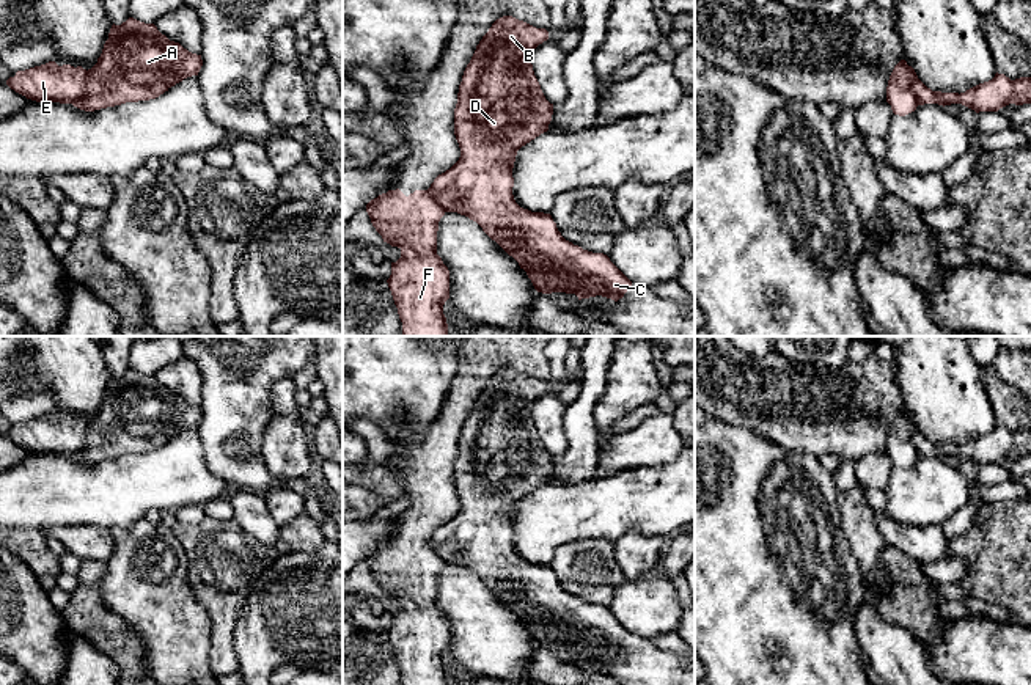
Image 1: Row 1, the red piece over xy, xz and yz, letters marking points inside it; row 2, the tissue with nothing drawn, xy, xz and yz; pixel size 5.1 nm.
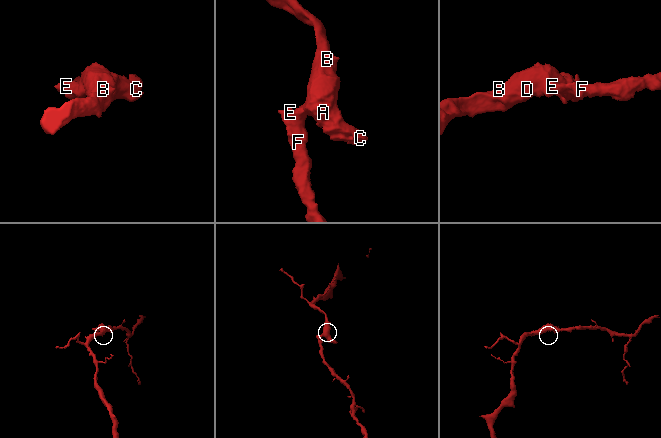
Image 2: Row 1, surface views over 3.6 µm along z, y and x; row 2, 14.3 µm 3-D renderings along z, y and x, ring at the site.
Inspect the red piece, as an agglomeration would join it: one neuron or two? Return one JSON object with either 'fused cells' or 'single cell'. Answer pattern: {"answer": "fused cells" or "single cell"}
{"answer": "fused cells"}

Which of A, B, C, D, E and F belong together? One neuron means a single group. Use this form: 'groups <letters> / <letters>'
groups A B C D / E F

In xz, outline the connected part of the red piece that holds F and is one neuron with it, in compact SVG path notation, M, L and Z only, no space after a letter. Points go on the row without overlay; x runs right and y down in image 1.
M388 542L366 556L383 594L401 602L387 632L402 685L448 685L443 657L449 650L449 622L437 606L438 573L445 561L427 542L405 548Z

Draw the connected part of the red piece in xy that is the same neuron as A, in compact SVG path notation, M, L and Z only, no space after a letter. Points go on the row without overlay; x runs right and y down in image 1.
M129 369L121 377L112 377L97 415L86 423L86 445L72 457L94 463L126 454L156 451L184 430L198 427L201 418L201 407L170 393L154 375Z

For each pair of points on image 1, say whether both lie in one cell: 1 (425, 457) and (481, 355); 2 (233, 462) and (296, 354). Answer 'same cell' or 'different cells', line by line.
1: same cell
2: same cell

